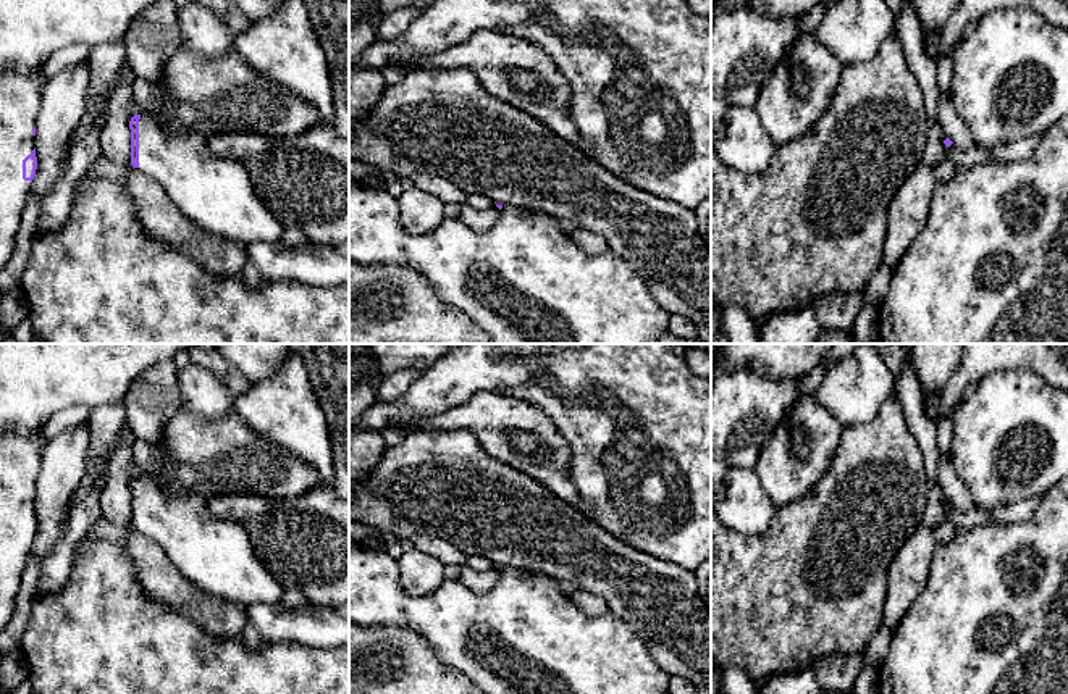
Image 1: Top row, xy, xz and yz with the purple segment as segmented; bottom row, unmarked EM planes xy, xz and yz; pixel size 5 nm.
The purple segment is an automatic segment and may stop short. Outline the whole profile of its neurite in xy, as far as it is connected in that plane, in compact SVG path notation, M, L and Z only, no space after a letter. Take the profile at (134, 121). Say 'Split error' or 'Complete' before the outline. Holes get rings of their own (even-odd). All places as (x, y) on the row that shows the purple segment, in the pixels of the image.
Split error. M134 115L131 165L158 181L197 228L229 242L280 242L281 223L255 192L247 169L220 157L196 132L170 132L150 115Z

